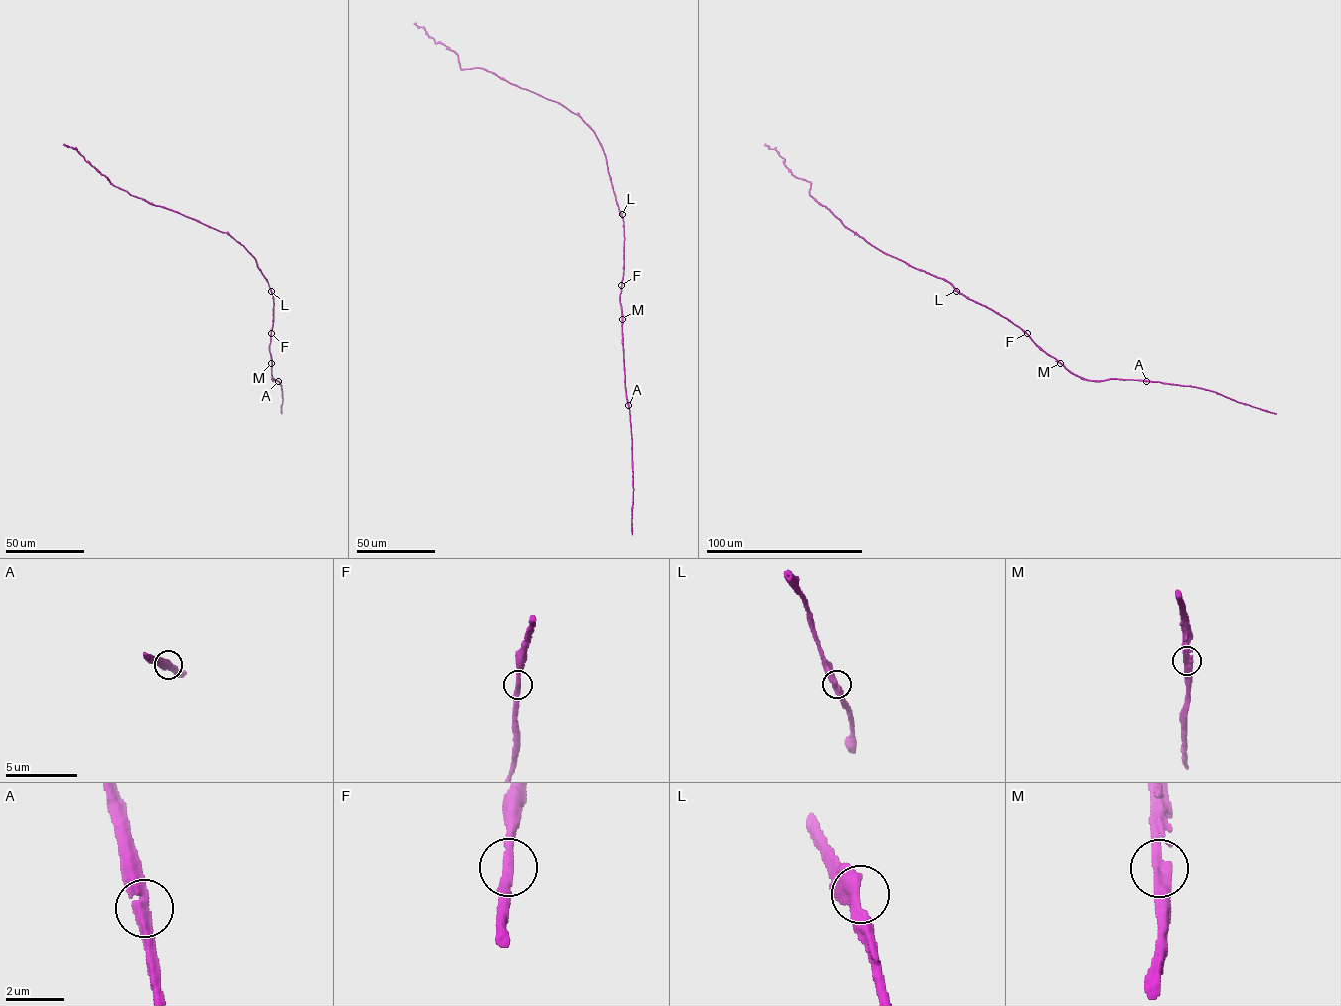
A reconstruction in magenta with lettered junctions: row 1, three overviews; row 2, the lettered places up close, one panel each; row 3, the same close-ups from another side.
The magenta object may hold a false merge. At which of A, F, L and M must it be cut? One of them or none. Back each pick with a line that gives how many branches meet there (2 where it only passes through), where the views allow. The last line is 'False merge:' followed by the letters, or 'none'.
False merge: none

